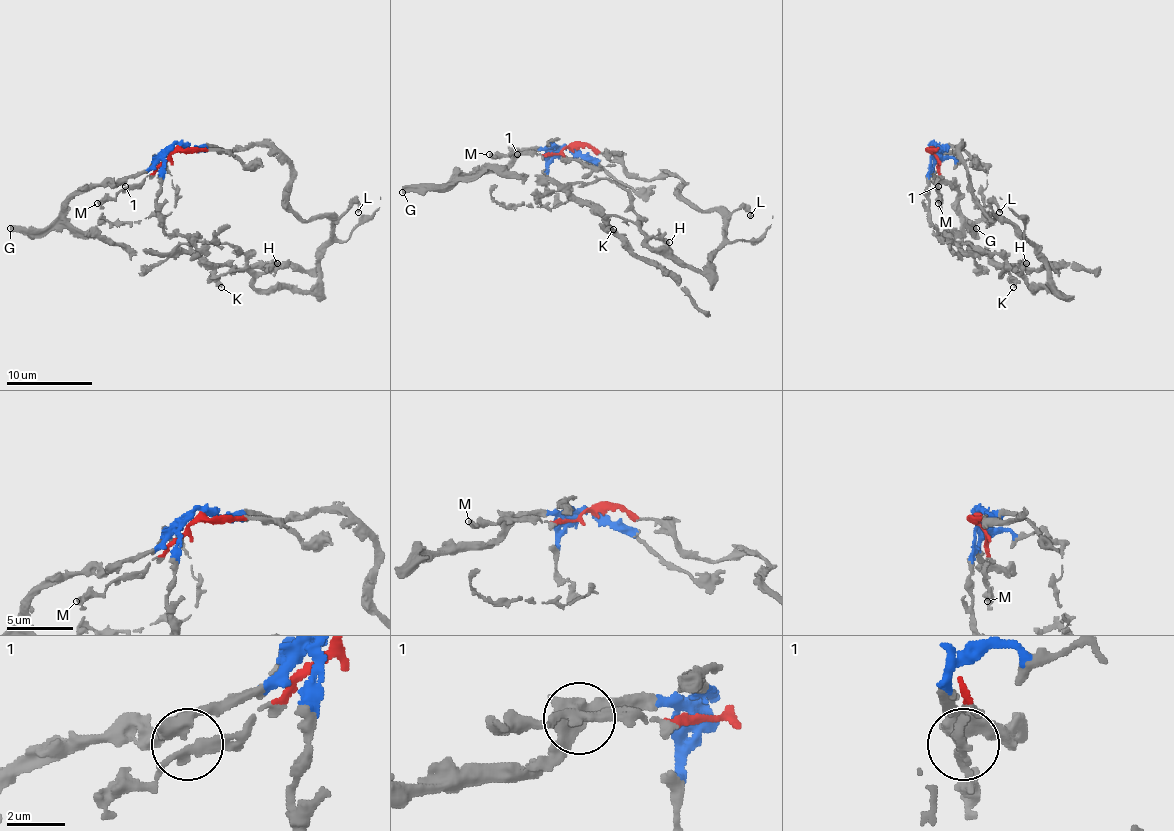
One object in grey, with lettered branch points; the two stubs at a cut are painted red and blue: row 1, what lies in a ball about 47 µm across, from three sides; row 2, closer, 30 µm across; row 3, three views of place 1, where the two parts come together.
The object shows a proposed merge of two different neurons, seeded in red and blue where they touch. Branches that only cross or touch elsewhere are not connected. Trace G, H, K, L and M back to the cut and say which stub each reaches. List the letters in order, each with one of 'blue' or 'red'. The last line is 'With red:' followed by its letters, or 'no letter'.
G: blue
H: red
K: red
L: red
M: red
With red: H, K, L, M

